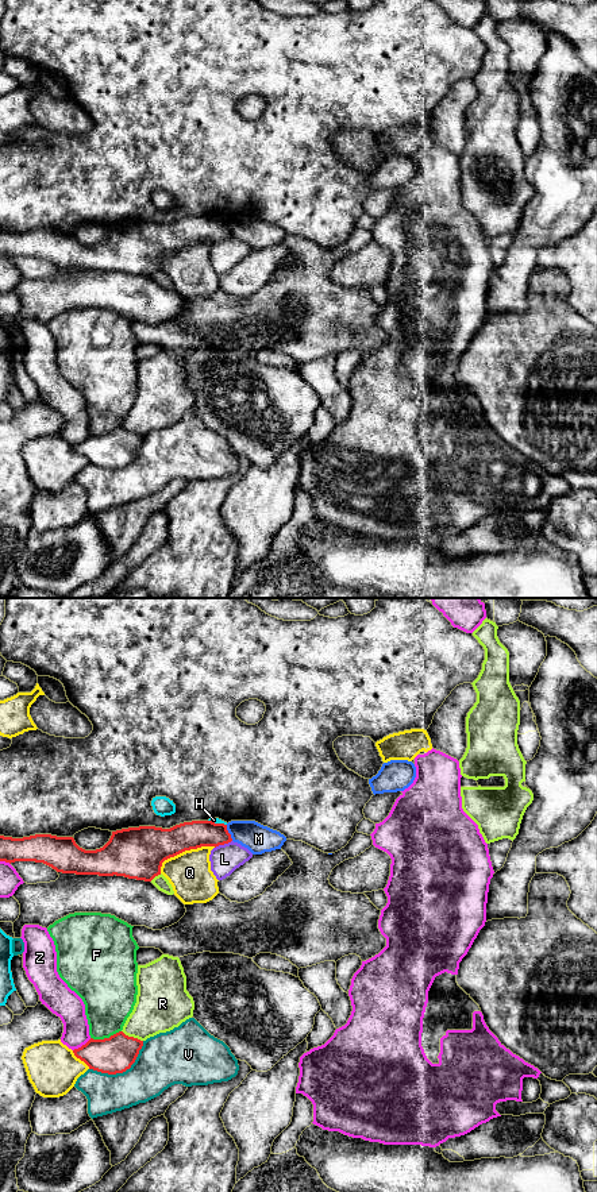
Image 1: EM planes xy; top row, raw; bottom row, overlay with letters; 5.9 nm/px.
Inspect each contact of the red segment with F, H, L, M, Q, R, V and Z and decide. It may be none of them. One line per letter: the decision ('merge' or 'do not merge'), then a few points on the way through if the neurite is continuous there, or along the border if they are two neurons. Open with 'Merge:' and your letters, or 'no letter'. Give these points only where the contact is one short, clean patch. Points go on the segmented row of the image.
Merge: no letter
F: do not merge; border along xy (120, 1030), (108, 1037), (91, 1038)
H: do not merge
L: do not merge
M: do not merge; border along xy (226, 825), (232, 840)
Q: do not merge
R: do not merge
V: do not merge
Z: do not merge

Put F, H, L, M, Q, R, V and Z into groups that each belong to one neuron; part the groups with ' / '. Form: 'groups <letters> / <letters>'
groups F / H / L / M R / Q / V / Z

